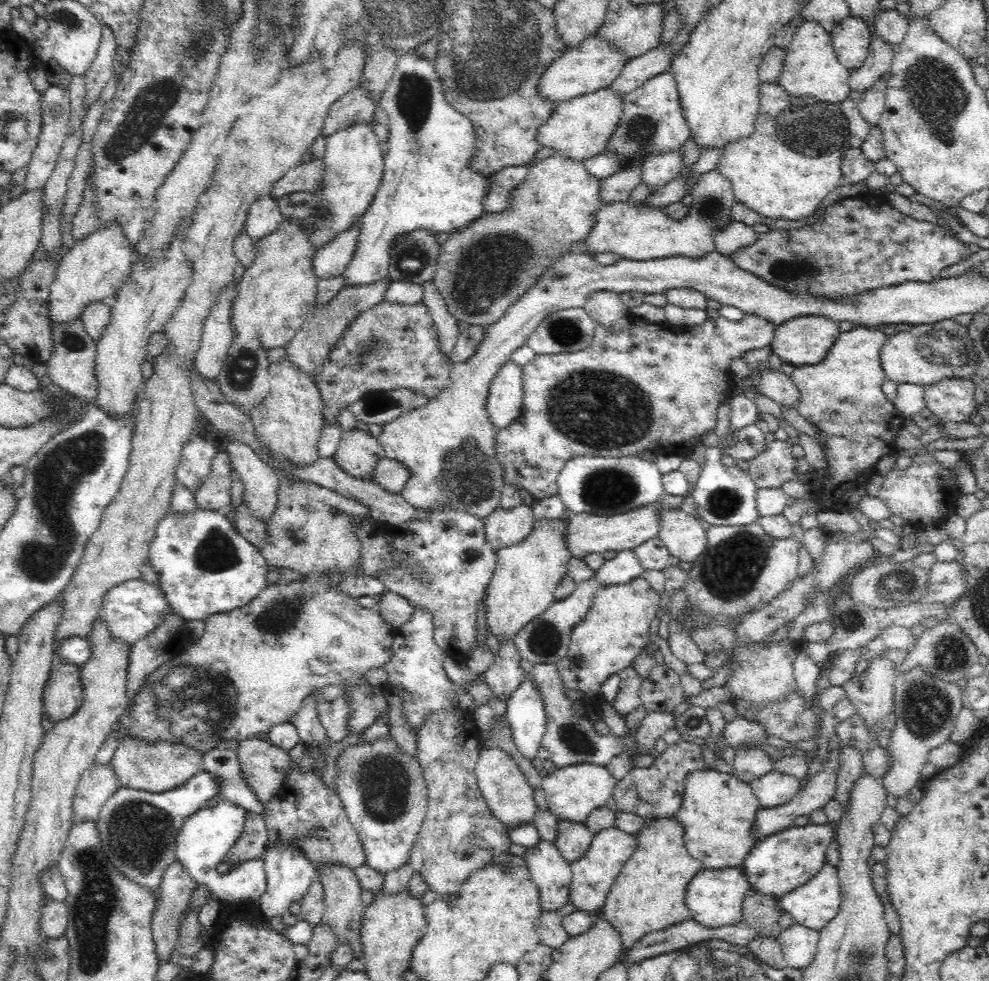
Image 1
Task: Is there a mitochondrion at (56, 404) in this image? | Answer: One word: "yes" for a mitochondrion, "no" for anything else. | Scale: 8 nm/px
yes

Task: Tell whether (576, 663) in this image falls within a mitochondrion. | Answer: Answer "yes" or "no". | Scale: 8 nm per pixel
yes

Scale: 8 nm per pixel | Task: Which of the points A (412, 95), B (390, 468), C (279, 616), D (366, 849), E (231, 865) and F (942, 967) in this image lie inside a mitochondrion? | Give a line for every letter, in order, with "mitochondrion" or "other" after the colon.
A: mitochondrion
B: other
C: mitochondrion
D: other
E: other
F: other

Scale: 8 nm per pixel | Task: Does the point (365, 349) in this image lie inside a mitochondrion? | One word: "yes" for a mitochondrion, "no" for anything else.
yes

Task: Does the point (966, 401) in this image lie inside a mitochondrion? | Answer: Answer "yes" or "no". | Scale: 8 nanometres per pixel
no

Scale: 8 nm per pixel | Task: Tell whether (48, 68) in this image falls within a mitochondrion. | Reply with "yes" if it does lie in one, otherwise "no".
no

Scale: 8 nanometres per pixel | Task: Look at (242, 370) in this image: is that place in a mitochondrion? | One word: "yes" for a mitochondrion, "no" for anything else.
yes

